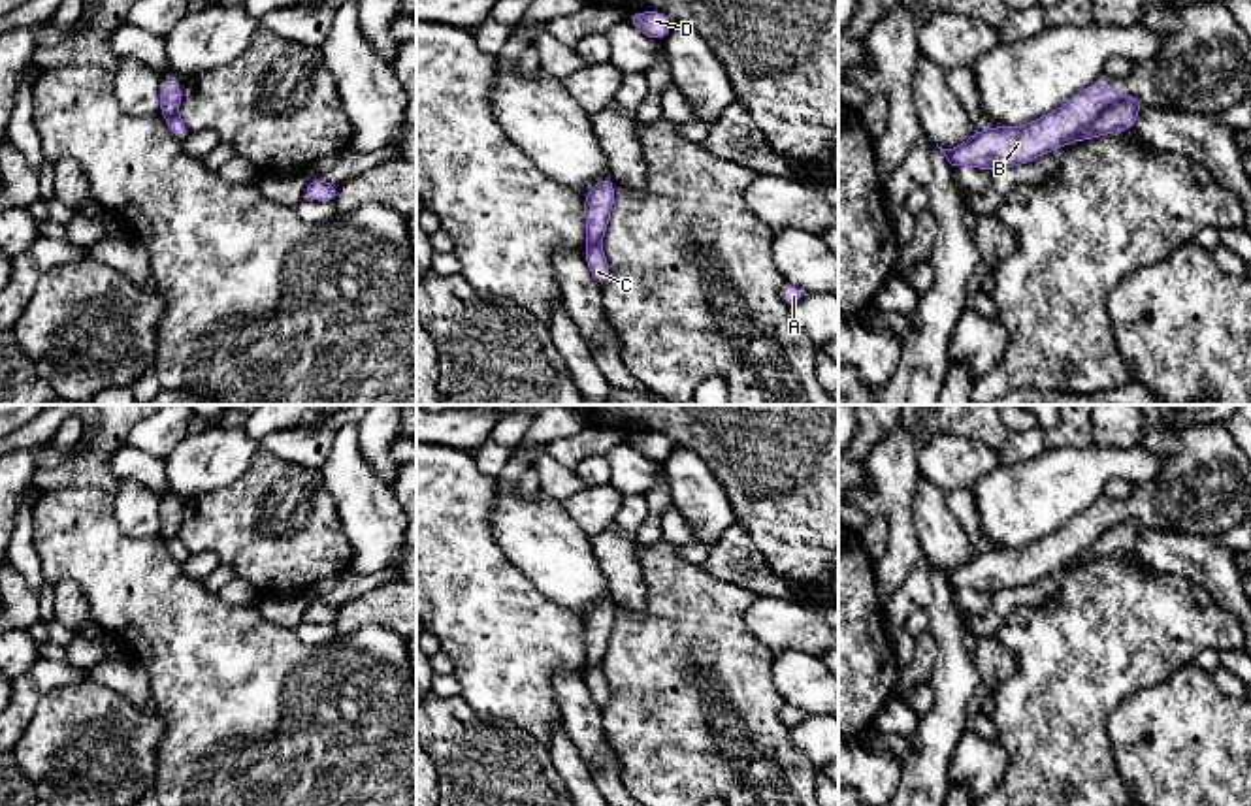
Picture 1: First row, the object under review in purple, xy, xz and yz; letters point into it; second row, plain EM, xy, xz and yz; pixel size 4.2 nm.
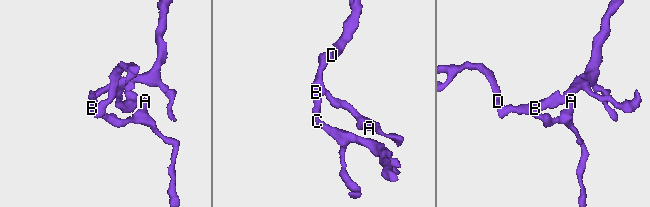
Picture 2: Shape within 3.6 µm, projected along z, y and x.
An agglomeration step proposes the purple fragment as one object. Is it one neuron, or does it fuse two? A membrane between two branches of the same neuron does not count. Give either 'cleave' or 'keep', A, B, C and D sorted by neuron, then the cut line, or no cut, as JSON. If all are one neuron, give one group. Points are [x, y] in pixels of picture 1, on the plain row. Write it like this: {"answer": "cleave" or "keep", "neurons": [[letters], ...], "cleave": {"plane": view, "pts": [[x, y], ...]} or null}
{"answer": "cleave", "neurons": [["A", "B", "D"], ["C"]], "cleave": {"plane": "yz", "pts": [[1123, 518], [1069, 564]]}}

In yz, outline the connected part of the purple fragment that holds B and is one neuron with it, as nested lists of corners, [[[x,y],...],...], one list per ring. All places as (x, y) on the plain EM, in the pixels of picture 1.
[[[1095,503],[1070,524],[1025,548],[993,548],[976,552],[953,571],[938,569],[951,588],[970,588],[987,593],[1029,586],[1038,578],[1068,567],[1083,550],[1097,544],[1119,524],[1106,508]]]

